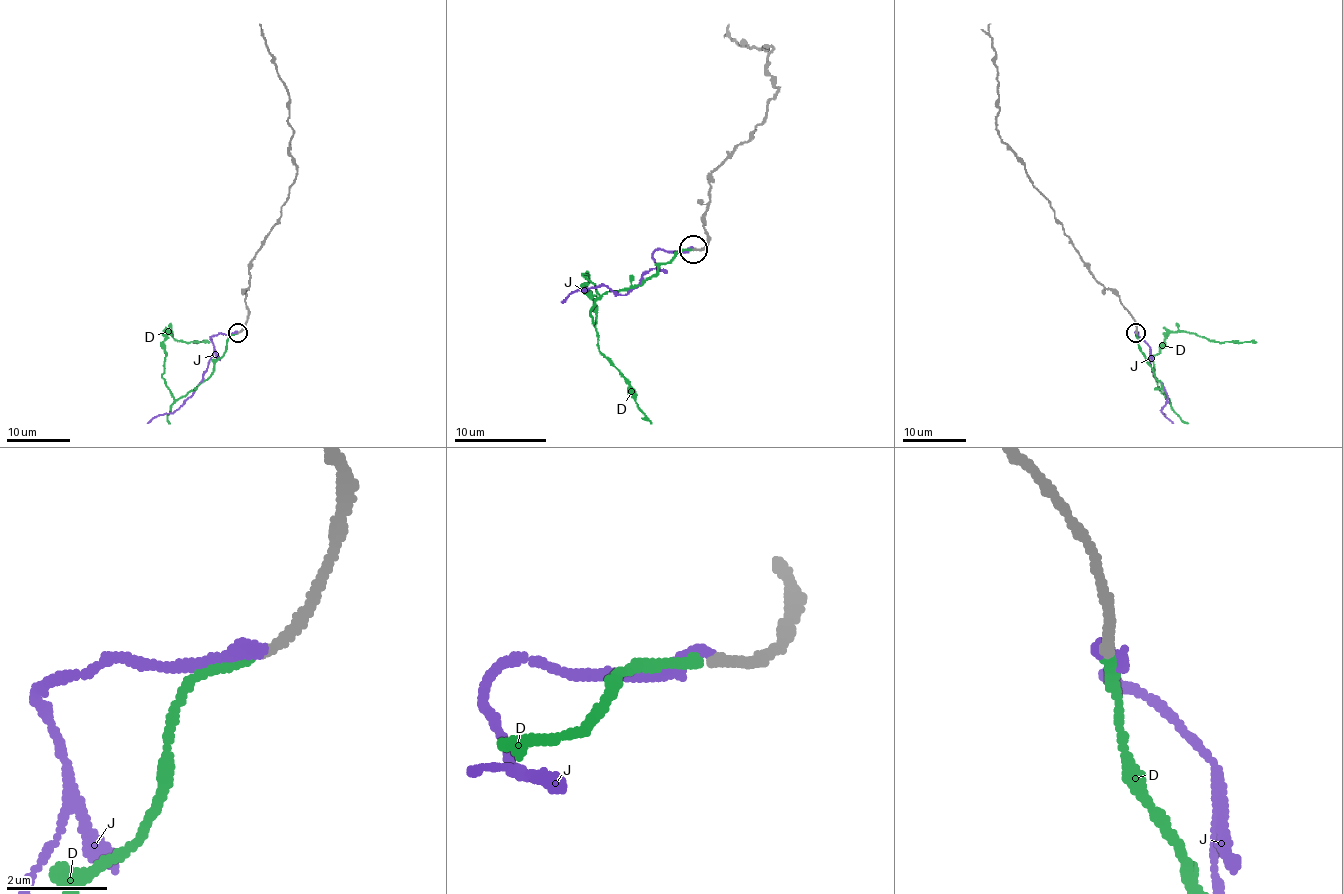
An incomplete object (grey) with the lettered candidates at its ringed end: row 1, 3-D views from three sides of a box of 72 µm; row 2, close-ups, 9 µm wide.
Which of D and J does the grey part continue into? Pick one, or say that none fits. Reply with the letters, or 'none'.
D

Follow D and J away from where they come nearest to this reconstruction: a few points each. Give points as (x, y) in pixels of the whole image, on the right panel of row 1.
D: (1136, 333), (1138, 349), (1166, 399), (1157, 385), (1152, 358), (1170, 333), (1189, 331), (1220, 342), (1257, 342)
J: (1136, 331), (1149, 347), (1151, 369), (1168, 401), (1162, 412), (1173, 423)

